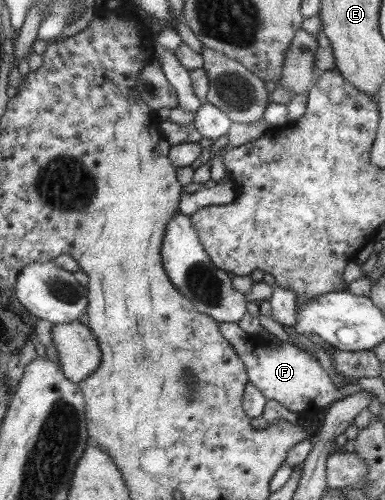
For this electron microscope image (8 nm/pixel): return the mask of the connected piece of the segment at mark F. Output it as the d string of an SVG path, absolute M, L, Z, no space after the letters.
M218 323L220 333L234 347L236 353L247 366L248 381L268 399L278 401L288 411L300 413L305 409L324 409L332 402L358 392L355 385L336 387L330 377L322 370L318 360L292 343L280 342L278 347L267 349L256 337L244 333L237 323Z

